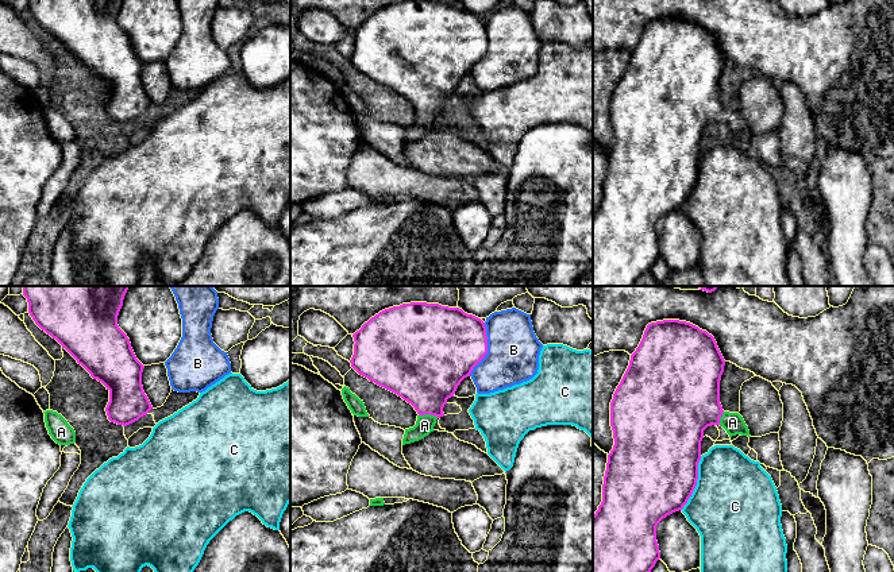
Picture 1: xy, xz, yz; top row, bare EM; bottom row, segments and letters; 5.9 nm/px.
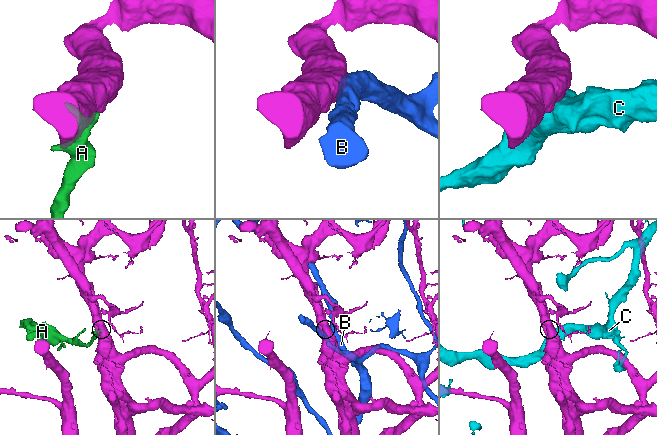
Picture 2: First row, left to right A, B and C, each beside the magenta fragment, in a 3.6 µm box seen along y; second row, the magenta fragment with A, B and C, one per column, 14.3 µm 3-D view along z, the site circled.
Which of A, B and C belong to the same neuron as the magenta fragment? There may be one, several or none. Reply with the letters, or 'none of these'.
A

